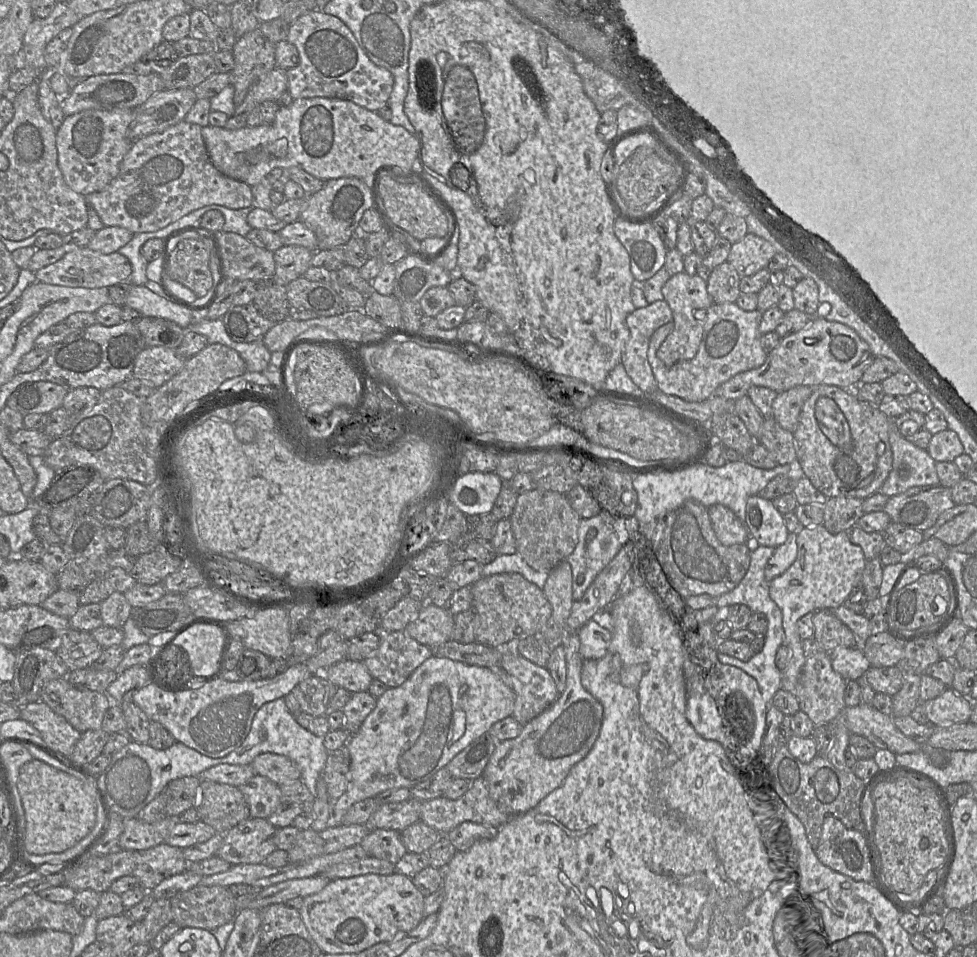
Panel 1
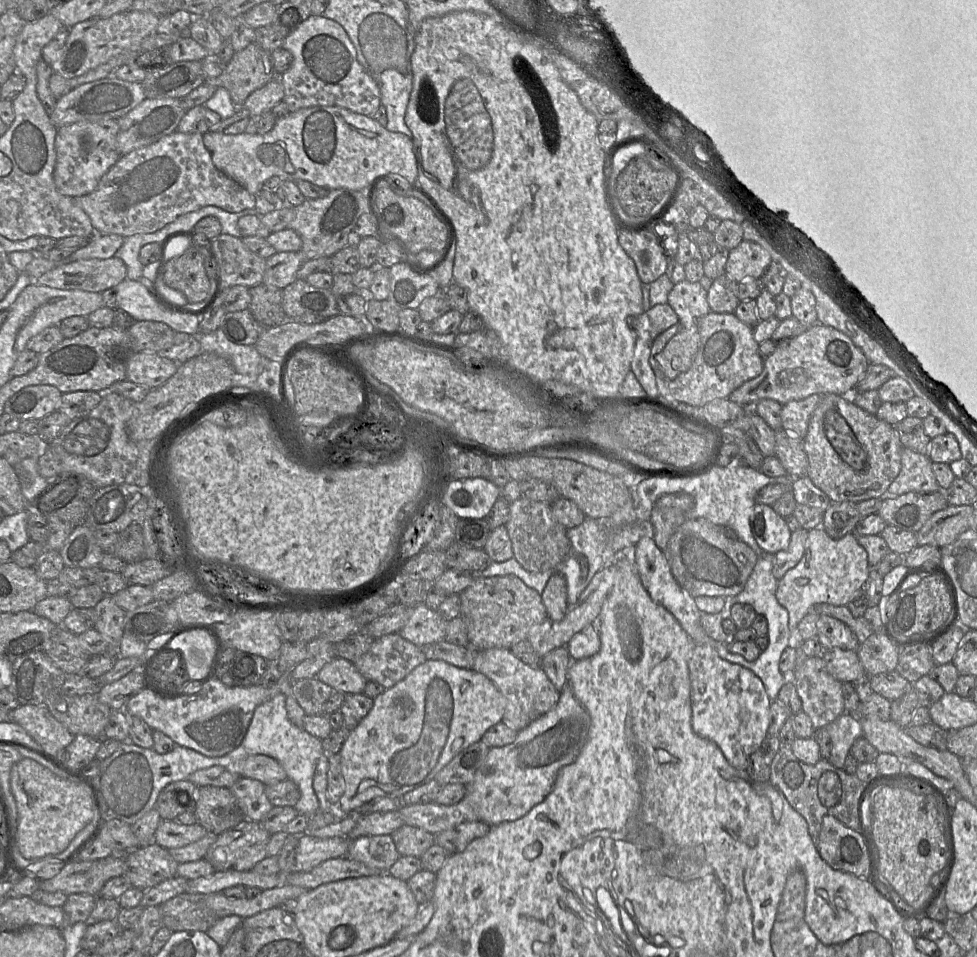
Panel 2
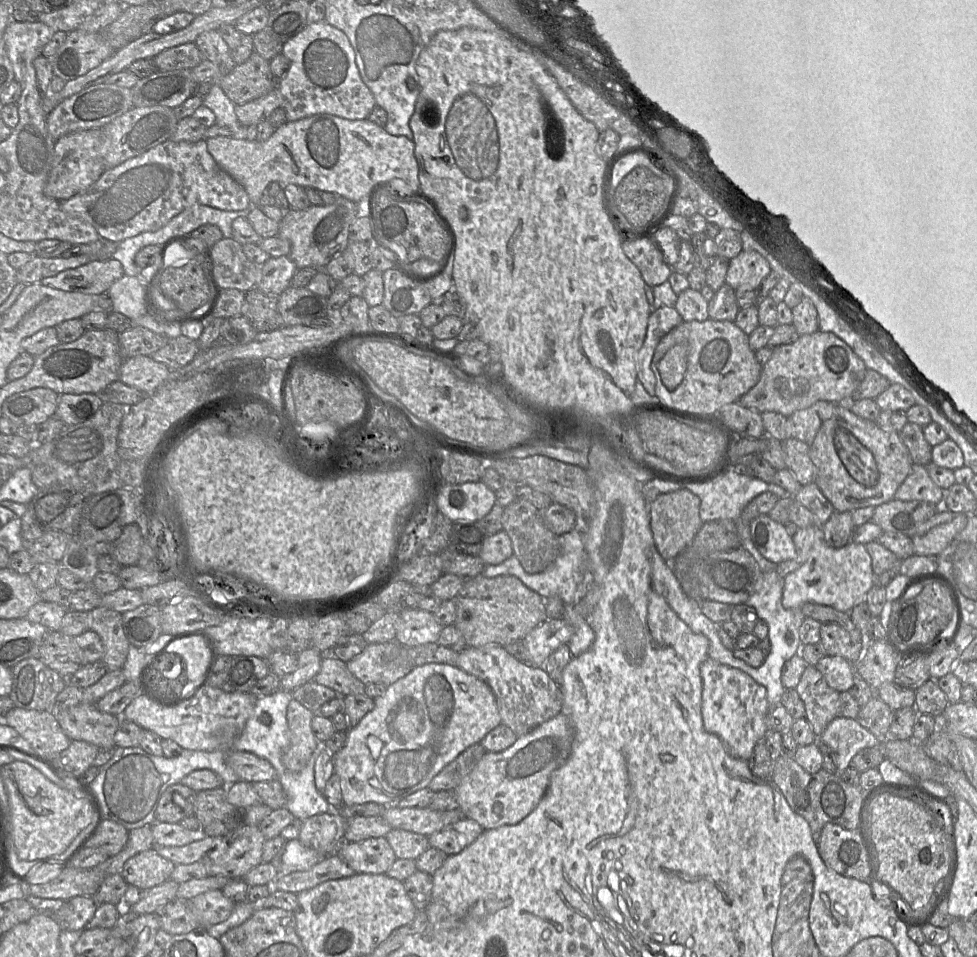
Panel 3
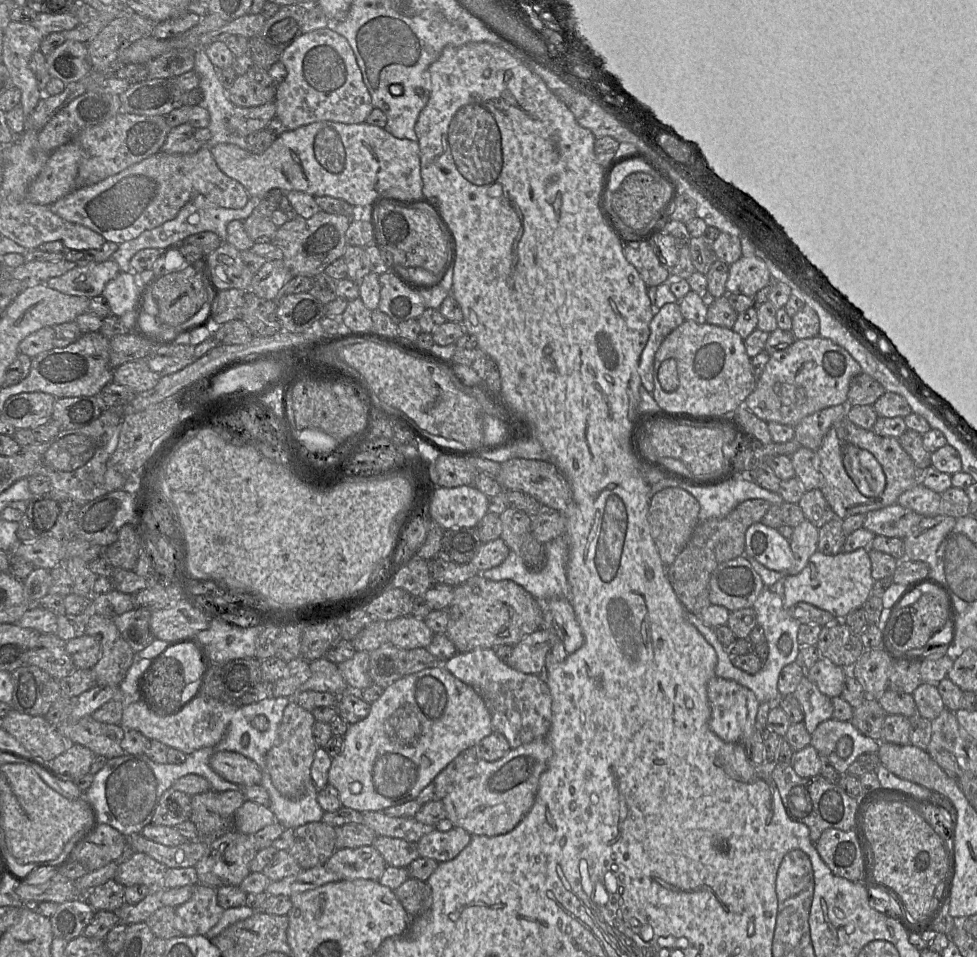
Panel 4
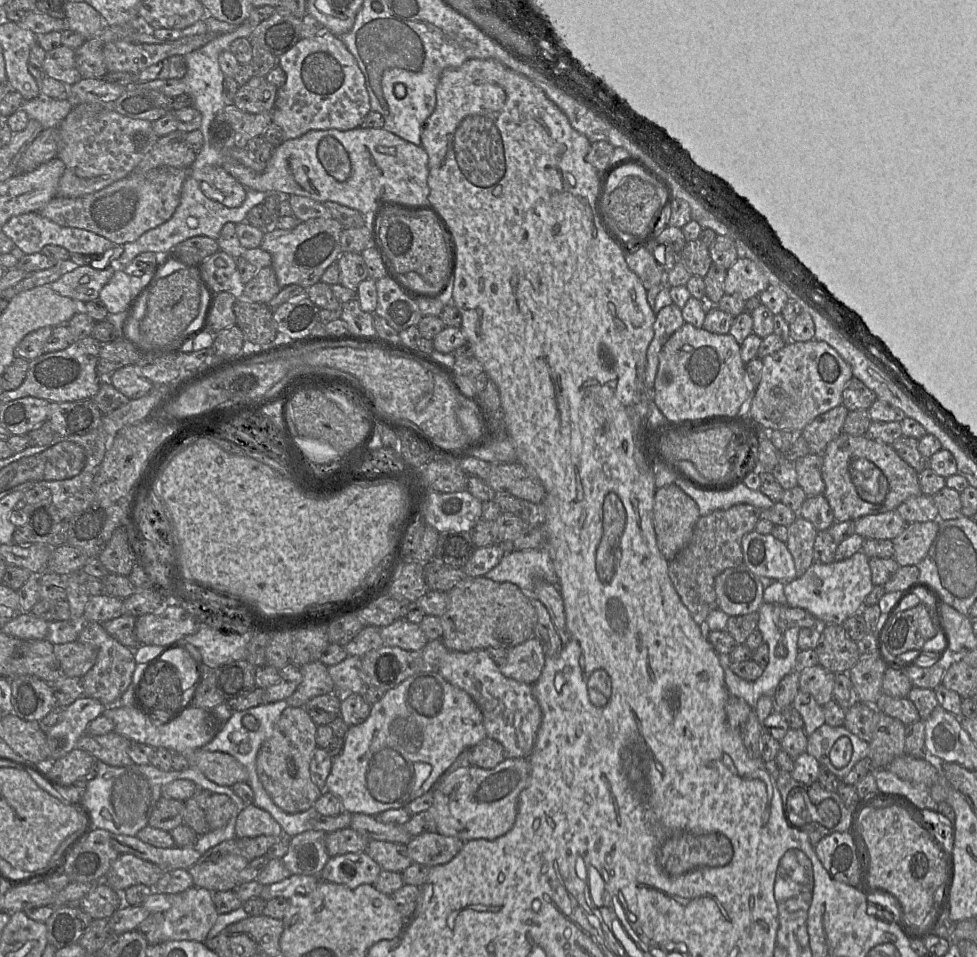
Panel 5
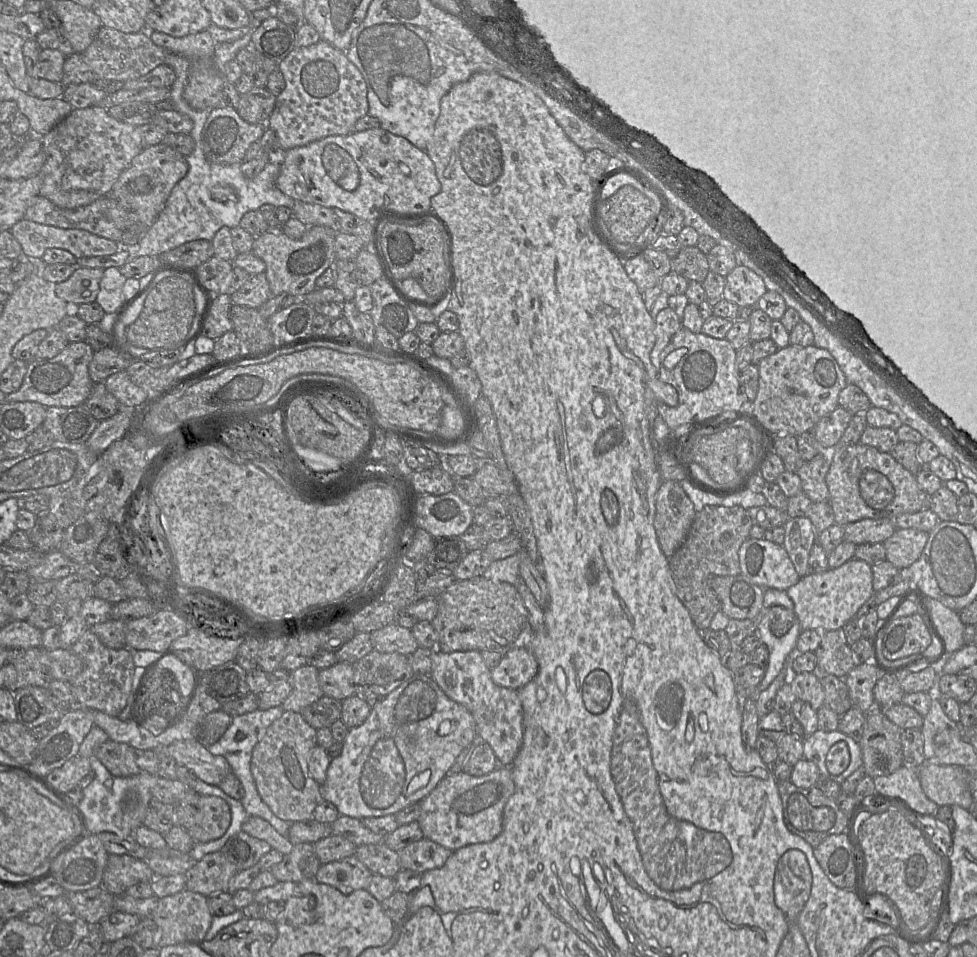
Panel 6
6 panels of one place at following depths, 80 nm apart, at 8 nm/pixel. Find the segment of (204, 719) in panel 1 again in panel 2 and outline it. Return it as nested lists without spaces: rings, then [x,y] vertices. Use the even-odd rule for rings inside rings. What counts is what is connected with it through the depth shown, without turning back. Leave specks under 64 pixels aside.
[[[288,676],[271,687],[252,685],[246,687],[226,686],[219,679],[203,684],[195,693],[177,699],[160,696],[144,687],[126,704],[128,716],[143,719],[152,730],[158,730],[170,737],[176,745],[186,747],[208,757],[223,756],[243,741],[254,711],[260,704],[277,694],[288,691]]]

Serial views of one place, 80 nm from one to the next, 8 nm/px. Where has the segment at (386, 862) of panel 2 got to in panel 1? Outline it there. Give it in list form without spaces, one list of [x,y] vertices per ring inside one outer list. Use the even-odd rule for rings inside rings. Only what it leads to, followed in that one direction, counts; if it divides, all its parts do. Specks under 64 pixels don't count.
[[[376,829],[360,842],[368,856],[397,863],[407,850],[402,842],[400,832],[388,829]]]

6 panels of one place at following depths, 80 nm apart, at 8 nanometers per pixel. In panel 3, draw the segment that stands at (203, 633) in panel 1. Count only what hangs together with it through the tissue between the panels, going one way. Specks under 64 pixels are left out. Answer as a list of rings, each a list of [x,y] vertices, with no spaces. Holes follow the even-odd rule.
[[[200,636],[175,640],[166,647],[167,652],[177,654],[184,661],[190,681],[202,676],[209,660],[208,648]]]

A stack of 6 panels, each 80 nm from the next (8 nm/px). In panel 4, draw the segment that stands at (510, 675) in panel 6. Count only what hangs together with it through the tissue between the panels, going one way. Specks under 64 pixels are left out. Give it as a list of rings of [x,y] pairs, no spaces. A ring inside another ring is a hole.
[[[542,626],[514,646],[507,664],[526,674],[544,675],[546,655],[558,639],[553,626]]]

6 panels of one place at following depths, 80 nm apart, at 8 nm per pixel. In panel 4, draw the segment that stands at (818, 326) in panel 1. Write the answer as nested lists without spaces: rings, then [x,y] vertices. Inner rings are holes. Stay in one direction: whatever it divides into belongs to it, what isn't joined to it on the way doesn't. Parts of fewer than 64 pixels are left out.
[[[819,335],[795,341],[770,355],[756,387],[744,407],[765,422],[794,427],[803,418],[830,406],[847,404],[851,382],[862,372],[859,363],[845,350]]]

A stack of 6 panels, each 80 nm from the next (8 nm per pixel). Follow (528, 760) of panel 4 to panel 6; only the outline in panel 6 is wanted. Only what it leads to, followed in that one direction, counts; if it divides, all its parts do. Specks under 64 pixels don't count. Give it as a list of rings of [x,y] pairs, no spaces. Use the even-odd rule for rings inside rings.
[[[498,766],[491,773],[483,776],[472,776],[464,771],[458,773],[450,772],[428,796],[418,802],[421,811],[416,821],[423,832],[423,837],[440,844],[452,852],[470,844],[491,842],[502,831],[503,810],[514,790],[515,784],[510,766]]]

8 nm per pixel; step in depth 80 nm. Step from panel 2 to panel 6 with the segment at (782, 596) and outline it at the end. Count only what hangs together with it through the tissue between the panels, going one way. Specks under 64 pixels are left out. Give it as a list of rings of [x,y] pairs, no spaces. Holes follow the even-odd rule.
[[[853,558],[837,568],[808,573],[786,592],[794,604],[794,612],[801,631],[841,630],[874,594],[872,566]]]

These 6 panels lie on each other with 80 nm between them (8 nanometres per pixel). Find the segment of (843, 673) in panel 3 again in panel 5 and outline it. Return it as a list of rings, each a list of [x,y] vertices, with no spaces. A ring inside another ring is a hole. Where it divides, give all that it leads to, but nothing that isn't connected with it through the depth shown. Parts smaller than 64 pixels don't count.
[[[815,665],[799,672],[799,691],[811,695],[823,706],[832,700],[835,674],[820,665]]]

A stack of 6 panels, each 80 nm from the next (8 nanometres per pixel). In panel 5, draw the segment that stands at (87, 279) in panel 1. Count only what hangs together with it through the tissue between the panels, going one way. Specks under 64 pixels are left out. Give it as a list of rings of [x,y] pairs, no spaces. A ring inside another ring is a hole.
[[[90,265],[78,266],[49,284],[58,294],[69,297],[78,303],[97,299],[103,286],[112,277],[116,265],[105,269],[95,269]]]

